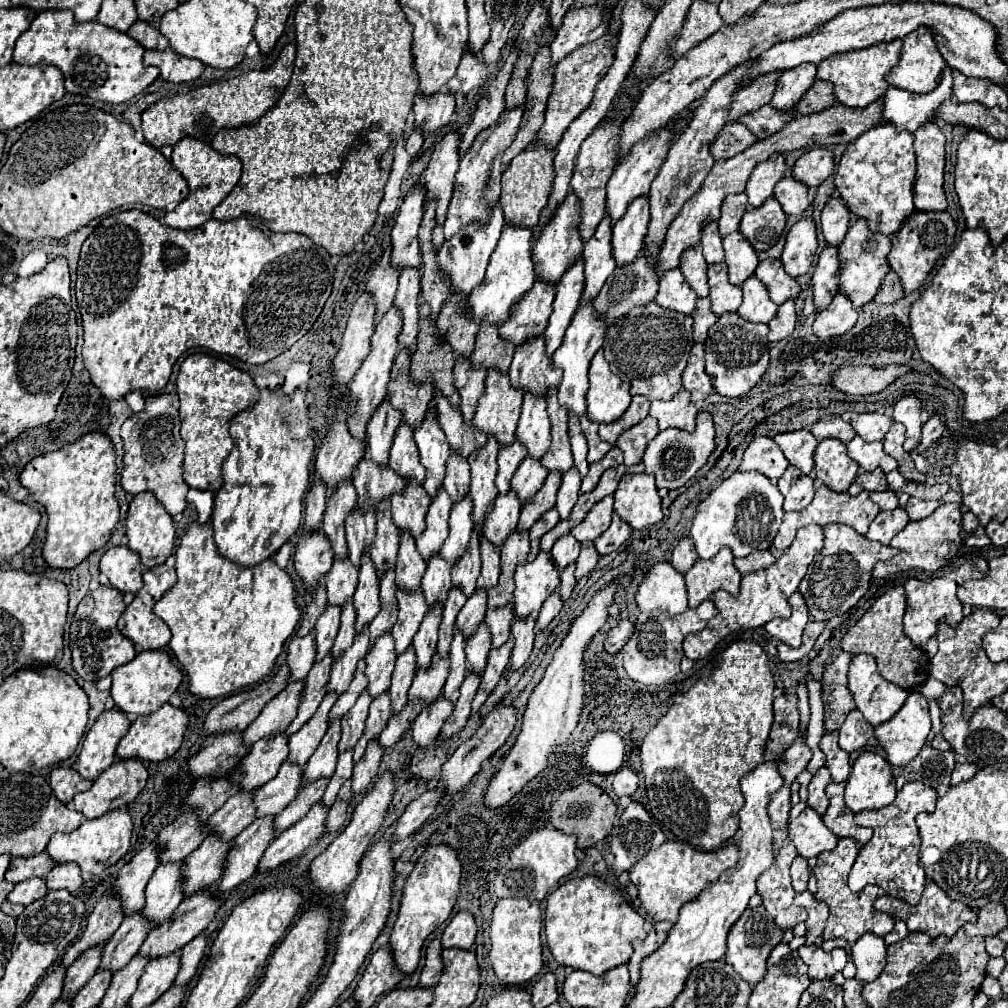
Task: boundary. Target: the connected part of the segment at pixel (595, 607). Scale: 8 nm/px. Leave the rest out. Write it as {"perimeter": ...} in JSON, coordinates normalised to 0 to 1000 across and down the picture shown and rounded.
{"perimeter":[[[607,577],[607,579],[599,581],[587,593],[587,597],[581,601],[581,605],[569,615],[569,619],[567,619],[563,631],[560,633],[560,637],[556,639],[556,643],[550,647],[550,653],[548,653],[546,661],[542,663],[538,677],[530,683],[530,687],[524,694],[524,700],[522,700],[522,706],[518,712],[516,728],[514,728],[510,740],[506,742],[504,750],[498,756],[498,762],[492,766],[488,778],[482,786],[482,800],[484,802],[500,800],[518,782],[518,778],[522,778],[534,766],[538,766],[548,742],[552,742],[554,738],[560,738],[565,732],[565,728],[569,726],[577,698],[579,698],[579,673],[577,673],[579,671],[579,663],[577,663],[579,655],[577,655],[577,651],[579,651],[581,639],[601,619],[601,613],[603,613],[601,603],[609,597],[611,581],[613,579]]]}

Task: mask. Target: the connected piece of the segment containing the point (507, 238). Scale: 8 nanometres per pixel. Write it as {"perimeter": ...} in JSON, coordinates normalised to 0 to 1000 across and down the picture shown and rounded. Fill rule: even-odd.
{"perimeter":[[[502,220],[498,226],[498,234],[494,238],[492,248],[486,254],[486,264],[482,268],[480,280],[466,290],[466,313],[470,319],[484,317],[484,321],[500,321],[502,313],[506,313],[506,304],[512,302],[530,282],[530,258],[528,258],[528,228],[518,226],[514,222]]]}

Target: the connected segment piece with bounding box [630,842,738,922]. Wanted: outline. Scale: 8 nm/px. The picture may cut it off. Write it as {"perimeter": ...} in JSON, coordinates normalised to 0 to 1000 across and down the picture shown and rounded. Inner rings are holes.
{"perimeter":[[[659,835],[653,841],[647,841],[627,863],[625,873],[633,881],[633,891],[641,909],[647,913],[665,913],[671,915],[673,903],[688,893],[706,873],[714,869],[714,865],[722,863],[732,855],[730,837],[720,837],[708,845],[696,845],[681,835]]]}

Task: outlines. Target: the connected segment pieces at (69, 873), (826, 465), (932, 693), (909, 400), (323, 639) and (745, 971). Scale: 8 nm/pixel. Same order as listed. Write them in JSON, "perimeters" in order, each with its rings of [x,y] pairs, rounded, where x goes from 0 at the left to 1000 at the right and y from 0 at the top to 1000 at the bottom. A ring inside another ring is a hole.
{"perimeters":[[[[56,857],[46,869],[48,883],[67,883],[73,885],[81,879],[79,861],[75,857]]],[[[815,437],[808,446],[810,474],[827,488],[839,488],[851,472],[851,460],[839,450],[833,437]]],[[[923,671],[915,681],[907,683],[907,687],[911,687],[911,688],[919,690],[921,694],[923,694],[923,692],[931,692],[931,690],[935,690],[935,688],[937,688],[937,685],[938,685],[938,681],[937,681],[935,677],[929,677],[925,671]]],[[[899,393],[891,397],[887,403],[887,419],[899,423],[899,438],[897,438],[899,448],[905,448],[913,438],[913,427],[915,427],[913,403],[915,401],[909,393]]],[[[325,599],[323,605],[315,611],[315,617],[312,623],[313,625],[313,639],[315,639],[313,657],[319,655],[327,647],[333,627],[335,627],[335,621],[337,621],[337,603],[331,599]]],[[[758,899],[752,901],[740,901],[738,907],[732,911],[732,915],[726,919],[722,927],[722,944],[720,944],[720,954],[732,962],[732,966],[742,974],[742,976],[752,976],[758,966],[760,966],[760,952],[768,938],[776,935],[776,923],[770,919],[766,909],[760,905]]]]}

